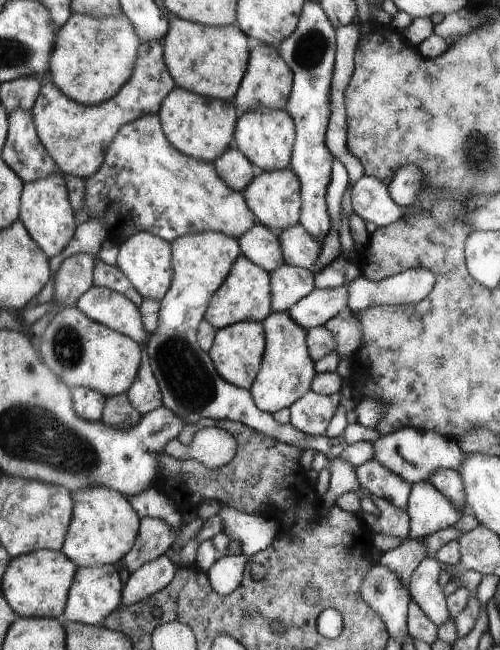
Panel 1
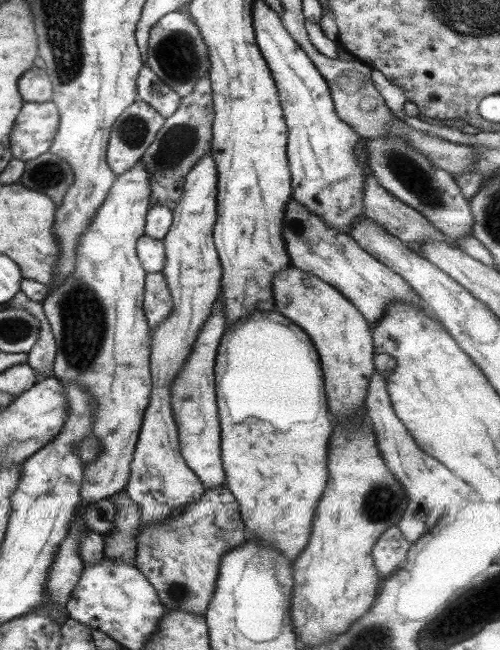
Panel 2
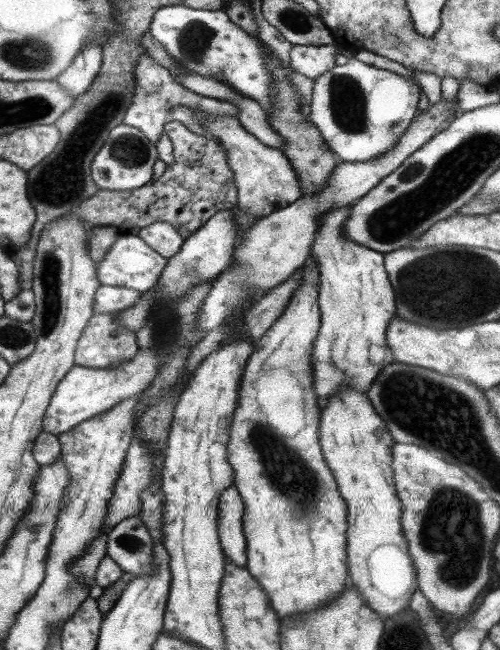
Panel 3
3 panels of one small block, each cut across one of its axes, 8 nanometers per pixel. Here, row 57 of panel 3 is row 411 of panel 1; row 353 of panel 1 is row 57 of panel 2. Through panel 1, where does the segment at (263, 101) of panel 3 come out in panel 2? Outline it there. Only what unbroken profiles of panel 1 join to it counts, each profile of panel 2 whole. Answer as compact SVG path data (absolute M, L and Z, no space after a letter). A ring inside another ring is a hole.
M180 10L164 14L149 29L147 66L161 82L169 85L179 98L193 91L195 82L209 72L208 50L189 14Z

